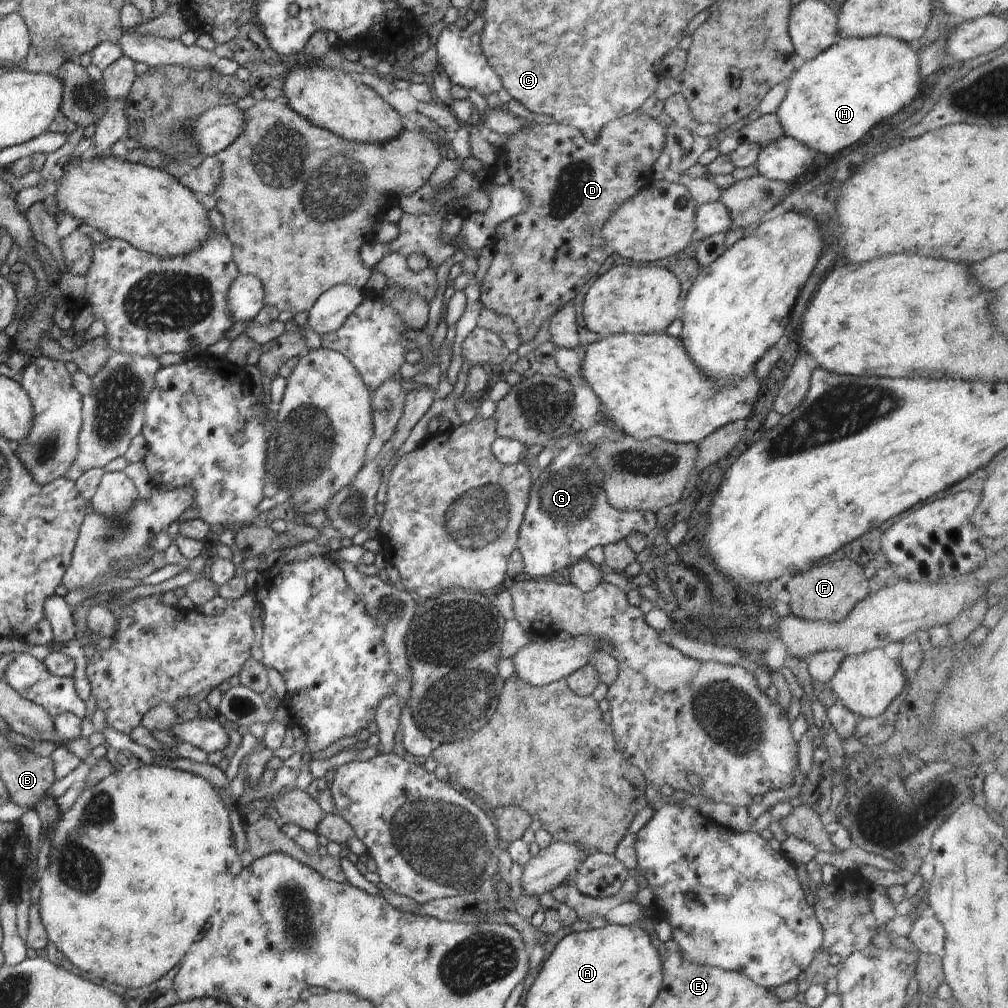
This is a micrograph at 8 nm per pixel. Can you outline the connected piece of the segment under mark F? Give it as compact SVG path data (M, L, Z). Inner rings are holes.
M836 560L826 562L822 566L814 564L812 568L796 573L785 584L790 593L789 603L792 614L811 621L842 622L848 613L871 592L868 579L864 576L864 568L852 560Z

